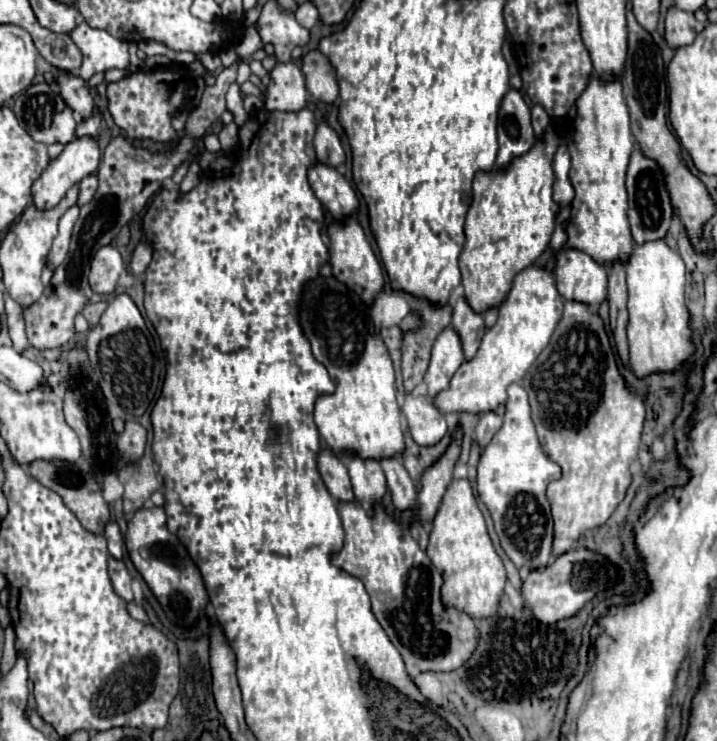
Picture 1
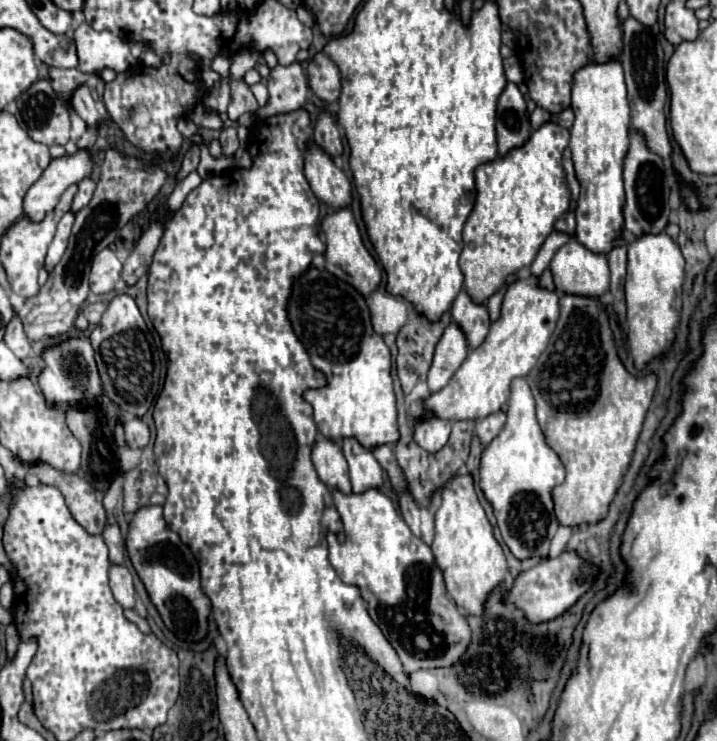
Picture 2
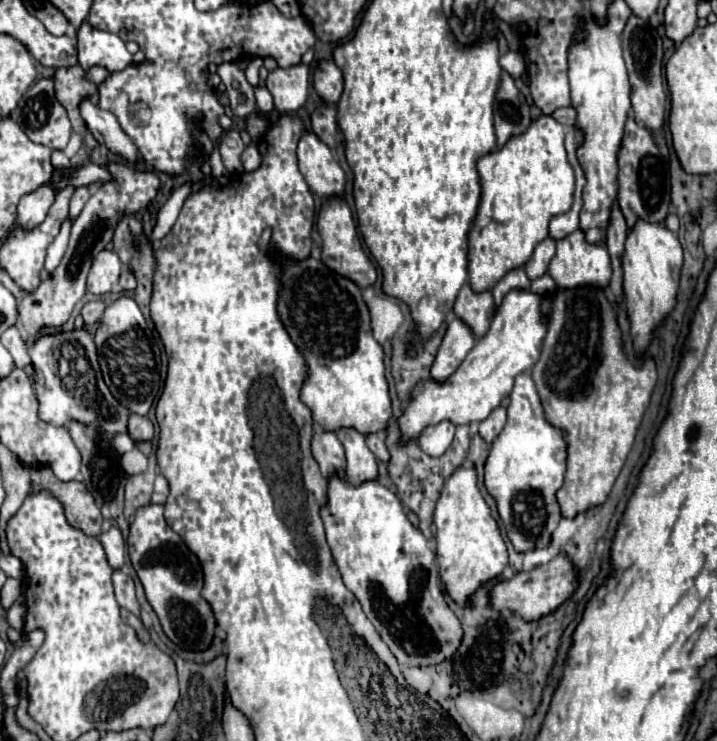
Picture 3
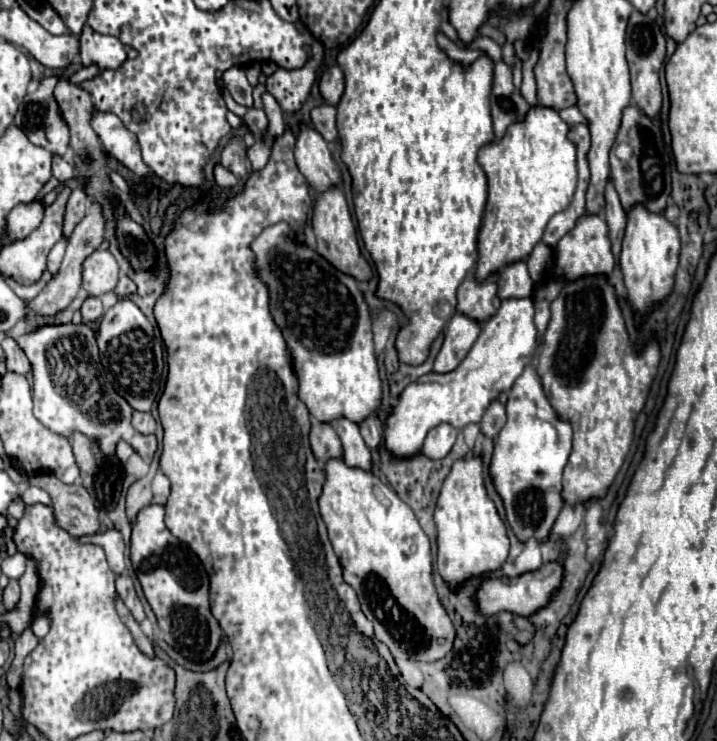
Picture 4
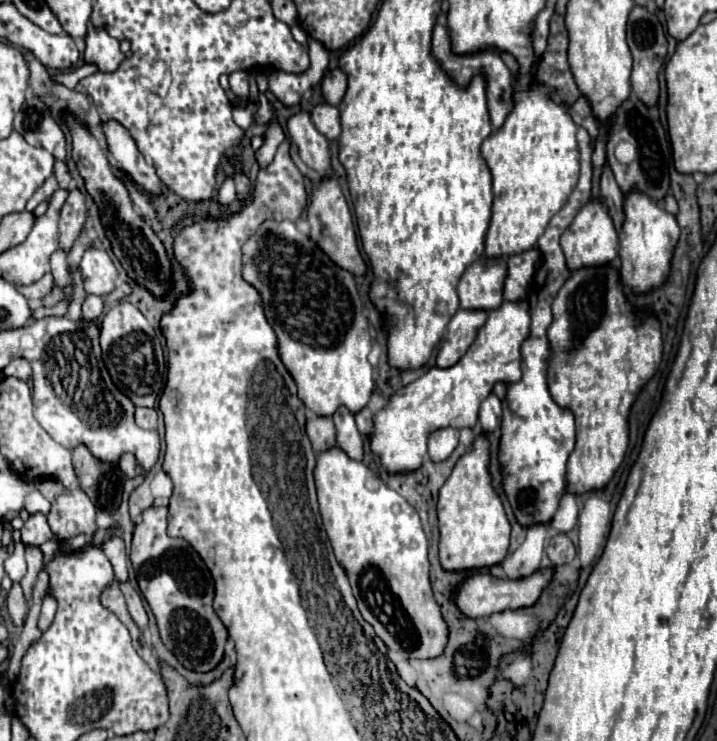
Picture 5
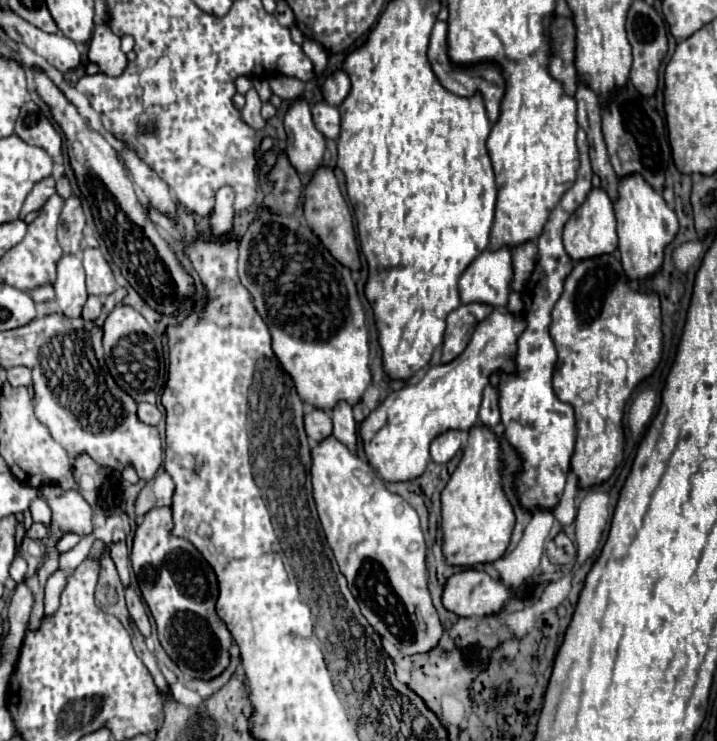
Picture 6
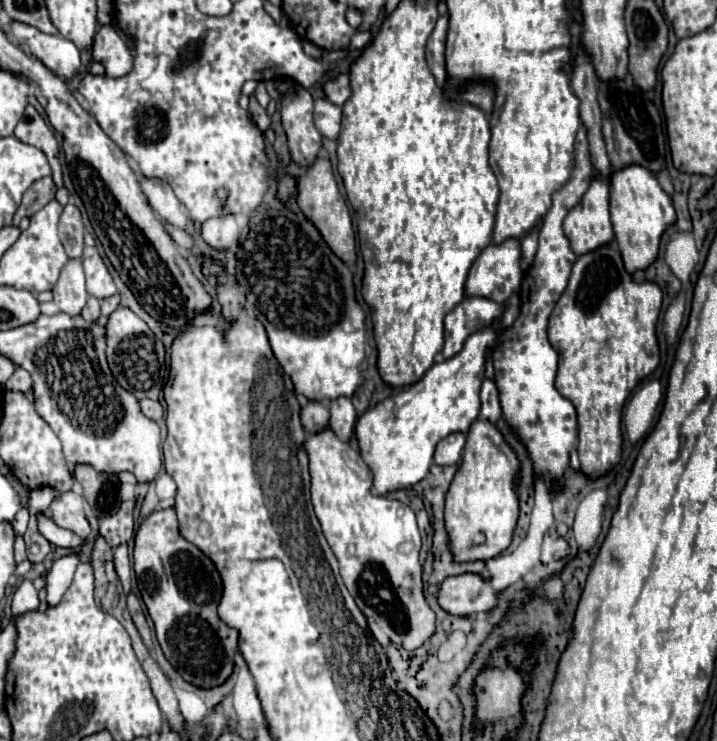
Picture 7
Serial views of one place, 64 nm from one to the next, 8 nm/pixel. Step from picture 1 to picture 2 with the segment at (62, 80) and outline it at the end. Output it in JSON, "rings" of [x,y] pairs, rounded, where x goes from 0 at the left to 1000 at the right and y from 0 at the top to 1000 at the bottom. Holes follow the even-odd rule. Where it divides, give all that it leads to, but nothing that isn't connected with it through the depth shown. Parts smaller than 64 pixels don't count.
{"rings":[[[112,113],[112,116],[100,124],[100,130],[98,130],[98,143],[112,154],[114,162],[120,162],[123,170],[134,170],[134,167],[139,167],[139,165],[148,162],[148,157],[142,157],[142,154],[137,151],[134,138],[131,138],[131,132],[128,132],[128,127],[126,127],[126,119],[123,119],[120,113]]]}

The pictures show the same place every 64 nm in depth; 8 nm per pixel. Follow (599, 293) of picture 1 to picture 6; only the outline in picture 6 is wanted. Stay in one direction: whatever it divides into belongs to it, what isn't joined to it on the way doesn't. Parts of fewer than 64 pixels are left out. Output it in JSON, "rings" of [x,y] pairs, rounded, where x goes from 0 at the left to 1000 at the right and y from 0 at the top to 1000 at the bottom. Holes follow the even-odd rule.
{"rings":[[[828,254],[817,273],[801,286],[787,308],[787,337],[798,348],[798,354],[809,354],[809,348],[831,348],[831,343],[854,343],[862,335],[859,321],[859,291],[848,262],[840,254]]]}

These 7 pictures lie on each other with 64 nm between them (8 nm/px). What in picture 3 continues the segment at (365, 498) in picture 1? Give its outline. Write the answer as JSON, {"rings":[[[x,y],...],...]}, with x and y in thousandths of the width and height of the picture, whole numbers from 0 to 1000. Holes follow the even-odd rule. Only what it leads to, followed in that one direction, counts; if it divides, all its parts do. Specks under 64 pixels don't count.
{"rings":[[[477,578],[469,583],[471,594],[483,607],[483,642],[488,650],[513,650],[513,645],[527,645],[524,615],[513,607],[508,588],[491,578]]]}

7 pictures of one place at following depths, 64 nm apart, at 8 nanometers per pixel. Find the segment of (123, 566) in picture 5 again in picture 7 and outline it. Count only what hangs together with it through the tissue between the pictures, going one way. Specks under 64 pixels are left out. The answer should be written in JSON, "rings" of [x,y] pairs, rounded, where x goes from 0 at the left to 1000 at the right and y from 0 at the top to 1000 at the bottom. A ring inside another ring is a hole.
{"rings":[[[167,734],[165,740],[159,740],[159,764],[173,791],[173,799],[179,802],[181,799],[181,753],[179,753],[176,734]]]}

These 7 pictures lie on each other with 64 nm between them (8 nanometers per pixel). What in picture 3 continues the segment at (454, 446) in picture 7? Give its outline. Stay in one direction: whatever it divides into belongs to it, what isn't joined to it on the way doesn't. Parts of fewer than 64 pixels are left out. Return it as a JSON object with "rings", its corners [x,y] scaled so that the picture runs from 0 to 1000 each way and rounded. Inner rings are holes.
{"rings":[[[614,570],[608,575],[594,575],[589,586],[583,588],[583,602],[597,613],[597,615],[614,615],[619,607],[630,599],[633,594],[633,572],[630,570]]]}

